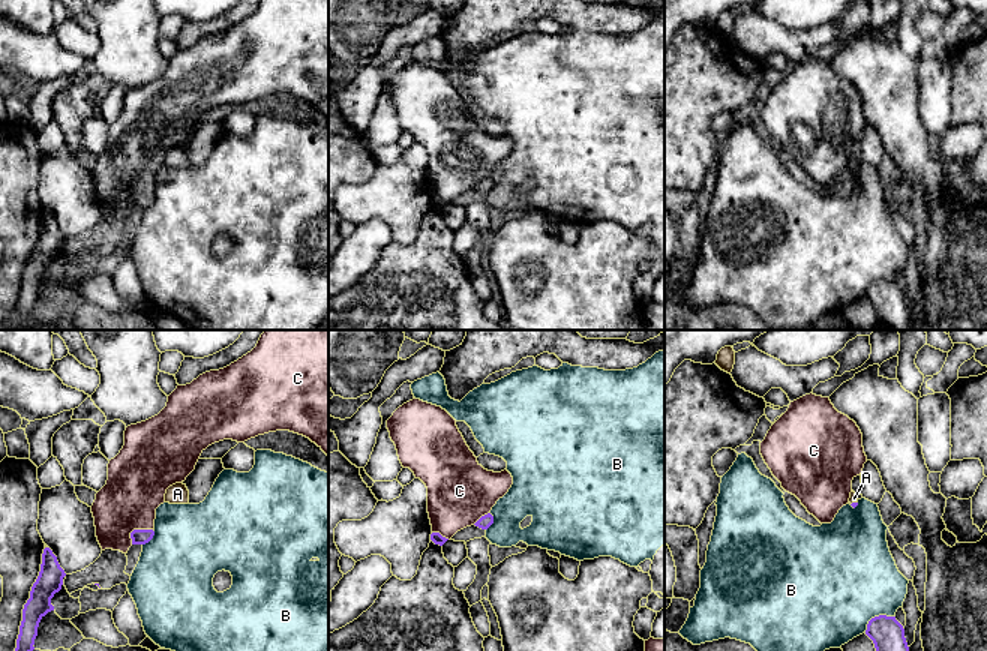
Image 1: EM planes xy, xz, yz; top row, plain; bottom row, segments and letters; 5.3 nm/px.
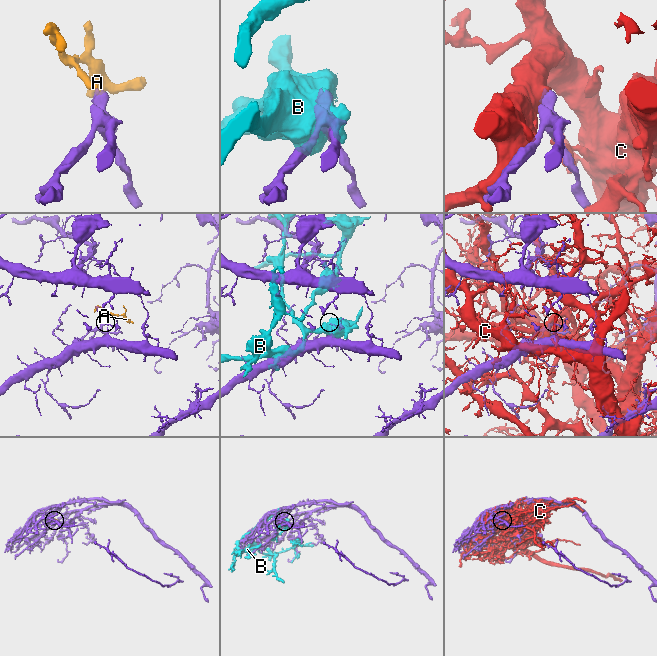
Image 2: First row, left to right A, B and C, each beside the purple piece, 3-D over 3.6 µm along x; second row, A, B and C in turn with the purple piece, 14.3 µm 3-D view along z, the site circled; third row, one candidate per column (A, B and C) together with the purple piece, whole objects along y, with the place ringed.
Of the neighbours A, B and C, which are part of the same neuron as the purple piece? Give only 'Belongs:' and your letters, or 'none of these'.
Belongs: A

